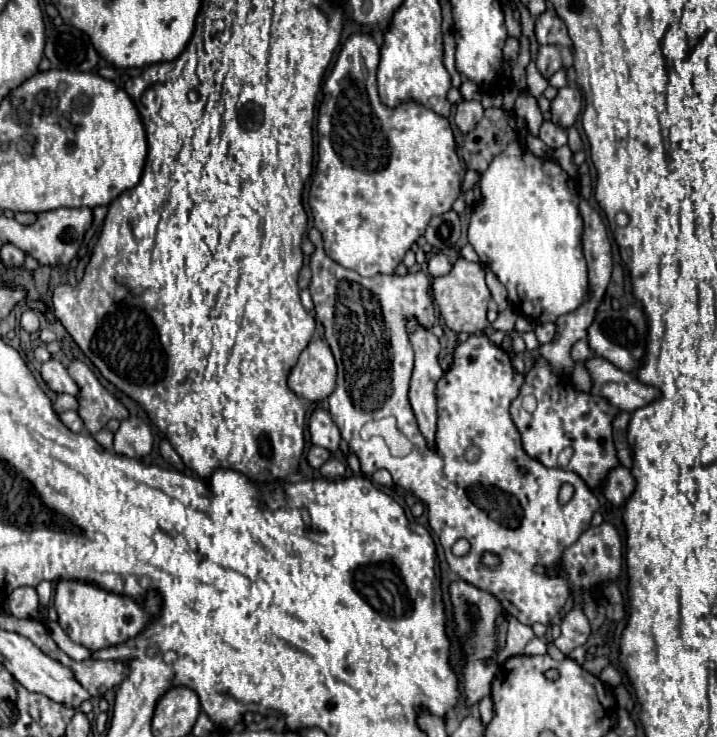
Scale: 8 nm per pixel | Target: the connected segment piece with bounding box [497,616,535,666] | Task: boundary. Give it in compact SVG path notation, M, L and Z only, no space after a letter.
M507 616L507 622L509 622L507 644L505 644L505 648L499 652L499 658L497 658L501 666L507 662L507 658L523 654L523 648L525 648L525 646L535 638L531 626L521 624L521 622L519 622L517 618L513 618L513 616Z

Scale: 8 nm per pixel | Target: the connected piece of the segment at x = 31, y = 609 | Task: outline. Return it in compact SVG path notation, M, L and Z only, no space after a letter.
M23 586L15 588L9 598L9 610L17 618L37 618L39 616L39 596L35 588Z

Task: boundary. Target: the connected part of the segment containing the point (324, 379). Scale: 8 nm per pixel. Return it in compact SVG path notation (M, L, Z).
M311 340L289 374L289 388L309 402L321 402L335 390L335 360L325 340Z

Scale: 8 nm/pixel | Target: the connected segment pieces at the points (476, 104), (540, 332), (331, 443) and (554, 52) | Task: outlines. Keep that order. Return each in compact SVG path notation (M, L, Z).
M461 100L457 104L455 122L461 128L461 132L471 132L471 128L475 128L481 116L483 116L483 106L479 100Z
M550 322L537 324L534 331L535 334L537 334L537 340L539 340L539 344L547 344L547 342L551 342L555 336L556 325L555 323Z
M323 410L313 412L313 416L309 420L309 432L311 432L311 442L313 444L323 446L329 452L335 452L339 448L339 442L341 442L339 428L327 412L323 412Z
M539 46L537 50L537 70L543 74L543 78L551 78L561 66L561 52L557 46Z

